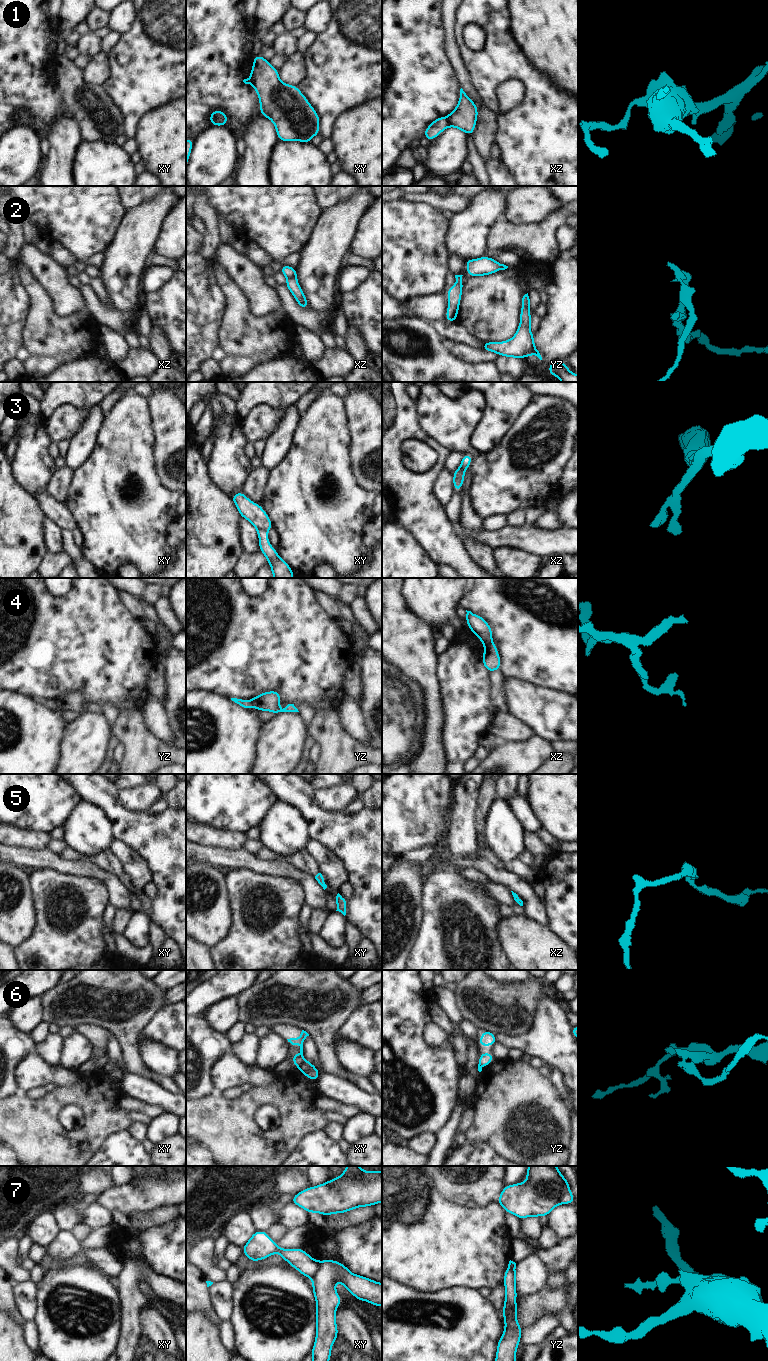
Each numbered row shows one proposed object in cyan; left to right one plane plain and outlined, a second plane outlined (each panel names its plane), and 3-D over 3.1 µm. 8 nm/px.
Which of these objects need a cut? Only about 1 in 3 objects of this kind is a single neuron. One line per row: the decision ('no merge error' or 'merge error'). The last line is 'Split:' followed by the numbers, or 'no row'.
1: merge error
2: merge error
3: merge error
4: merge error
5: no merge error
6: merge error
7: merge error
Split: 1, 2, 3, 4, 6, 7

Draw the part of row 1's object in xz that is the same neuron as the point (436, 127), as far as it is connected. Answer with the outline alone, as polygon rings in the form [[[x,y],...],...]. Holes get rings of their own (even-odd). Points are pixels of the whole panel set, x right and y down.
[[[439,117],[432,121],[424,131],[424,137],[430,142],[448,128],[447,117]]]

